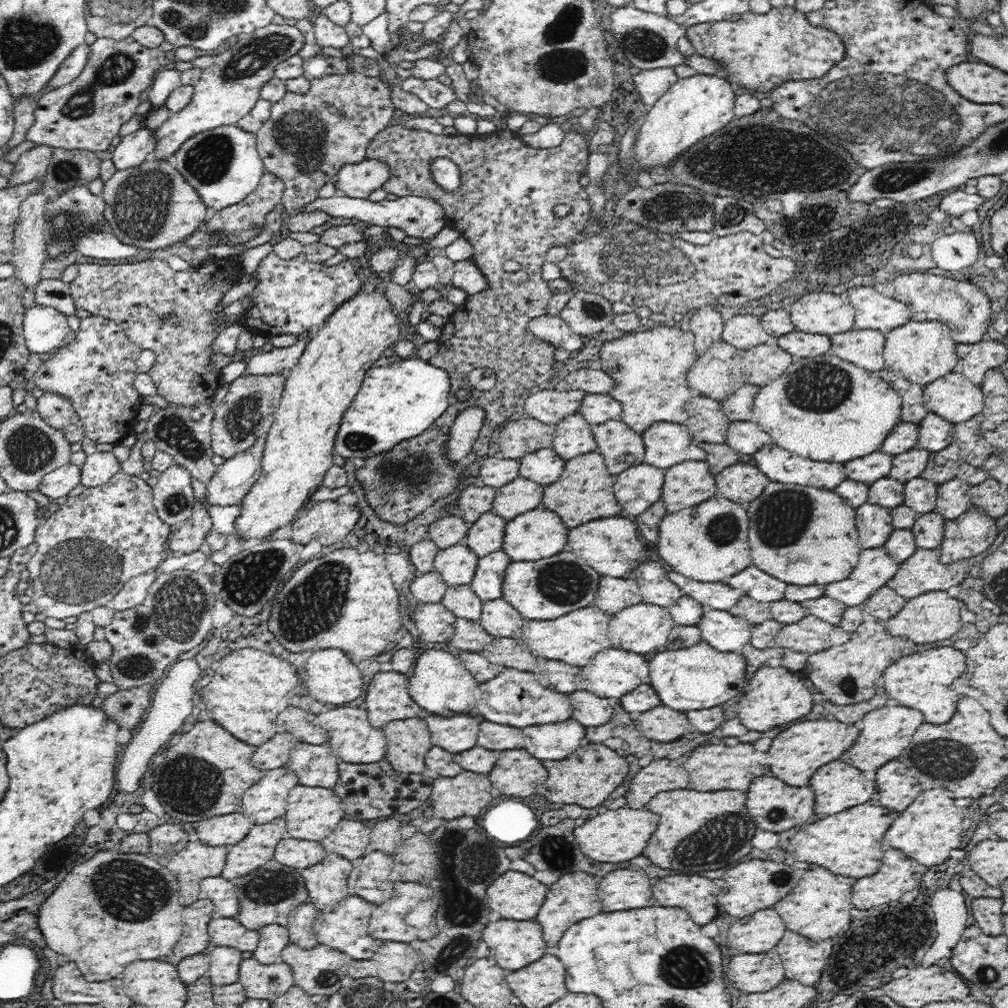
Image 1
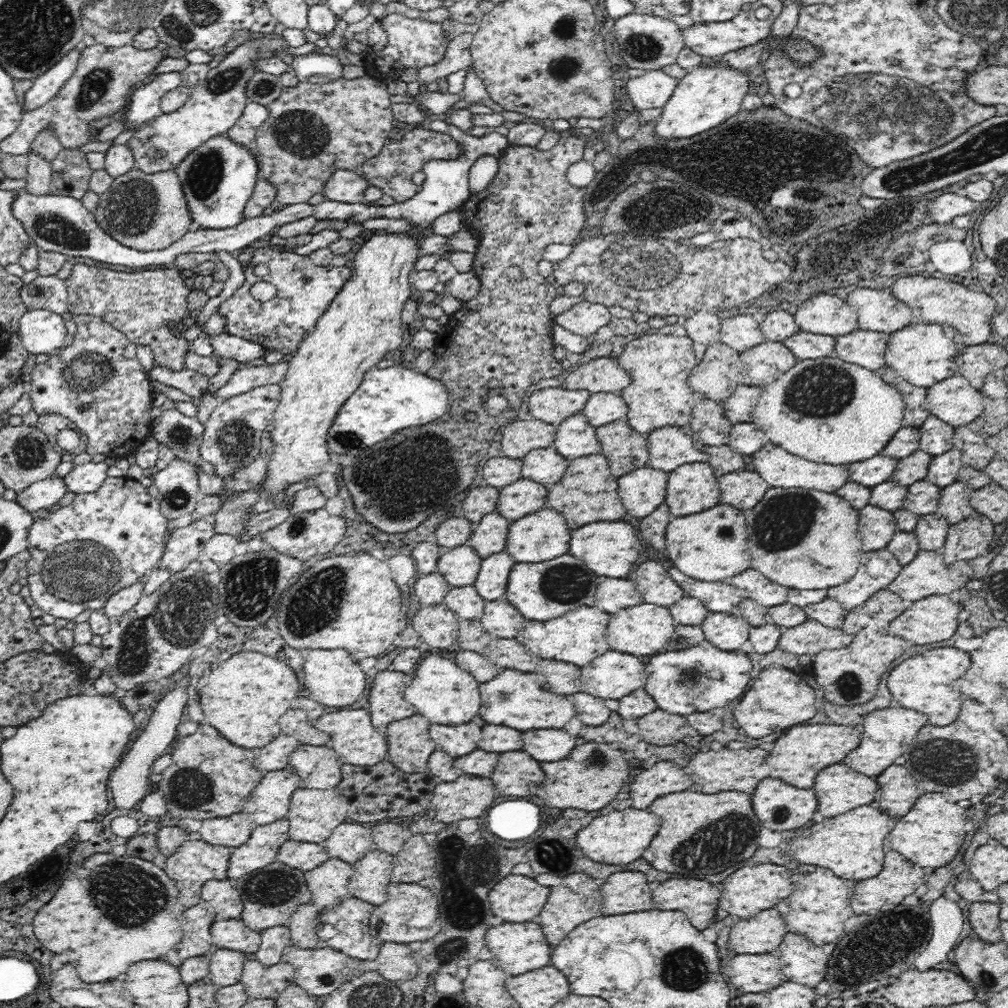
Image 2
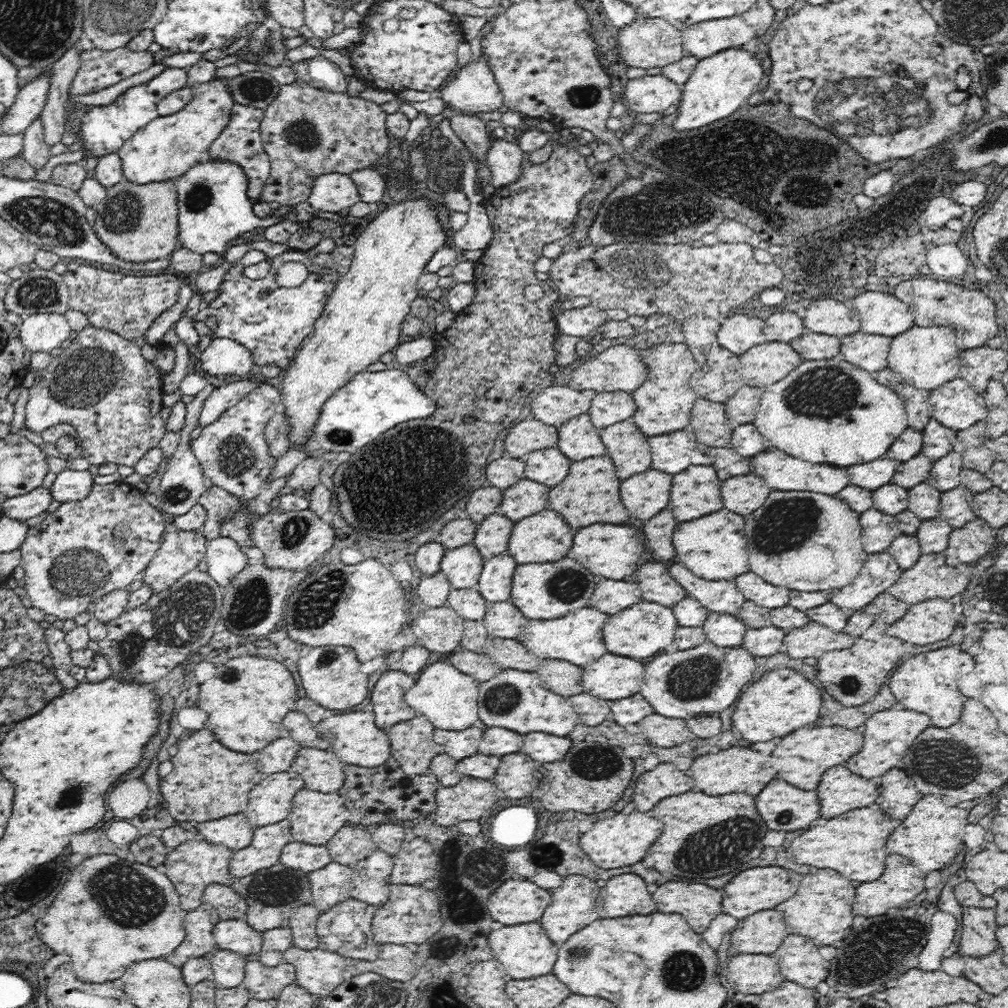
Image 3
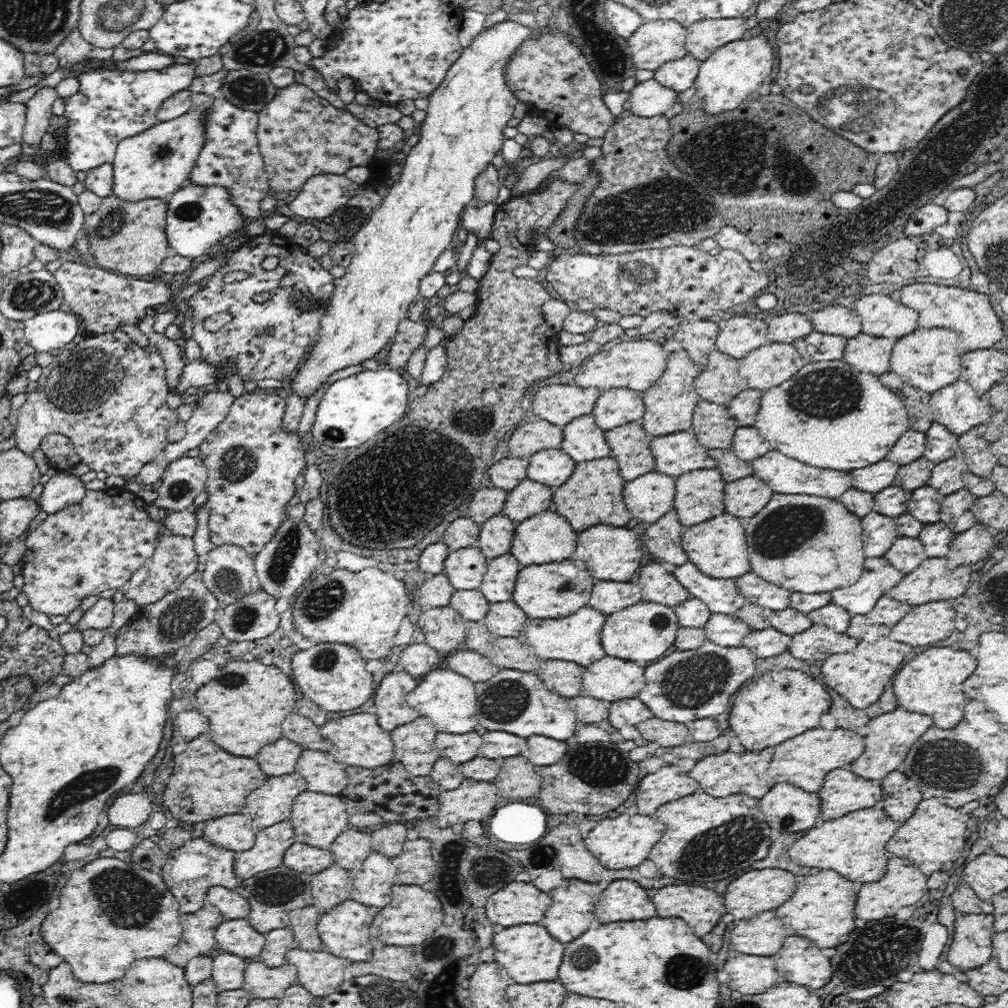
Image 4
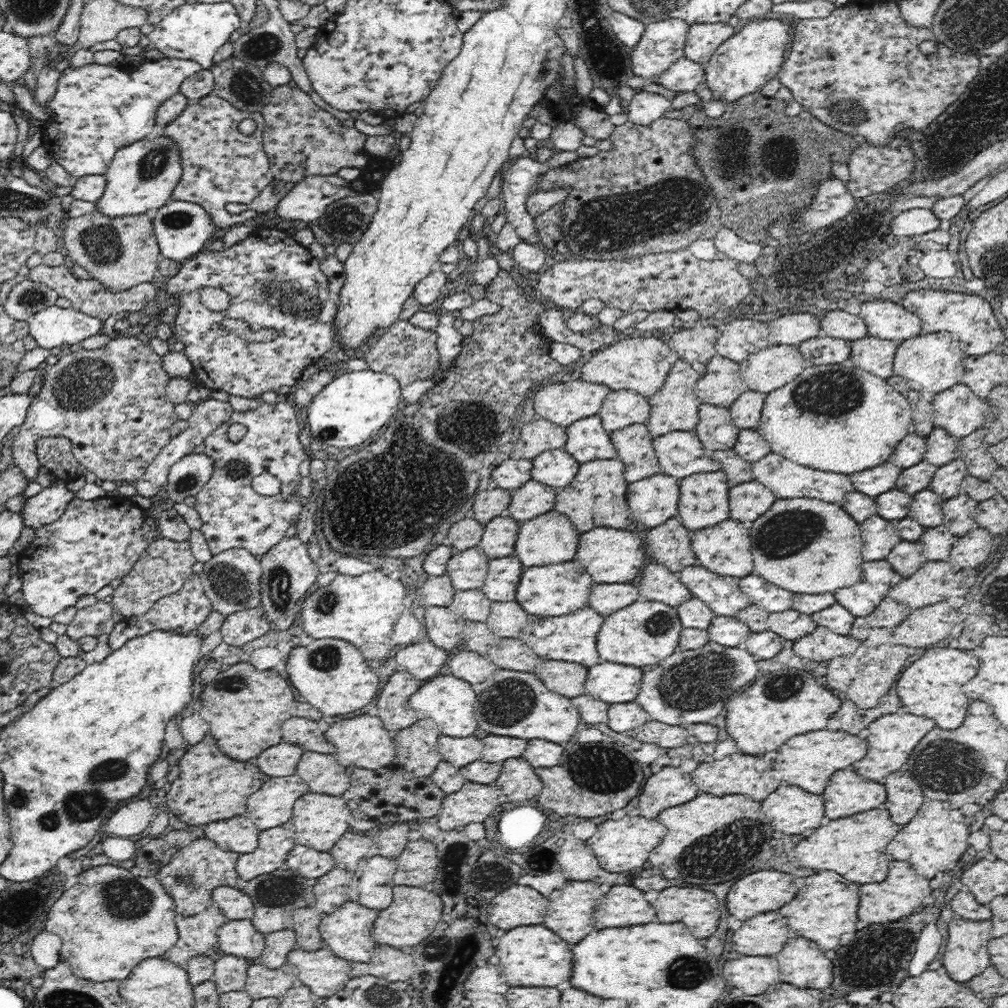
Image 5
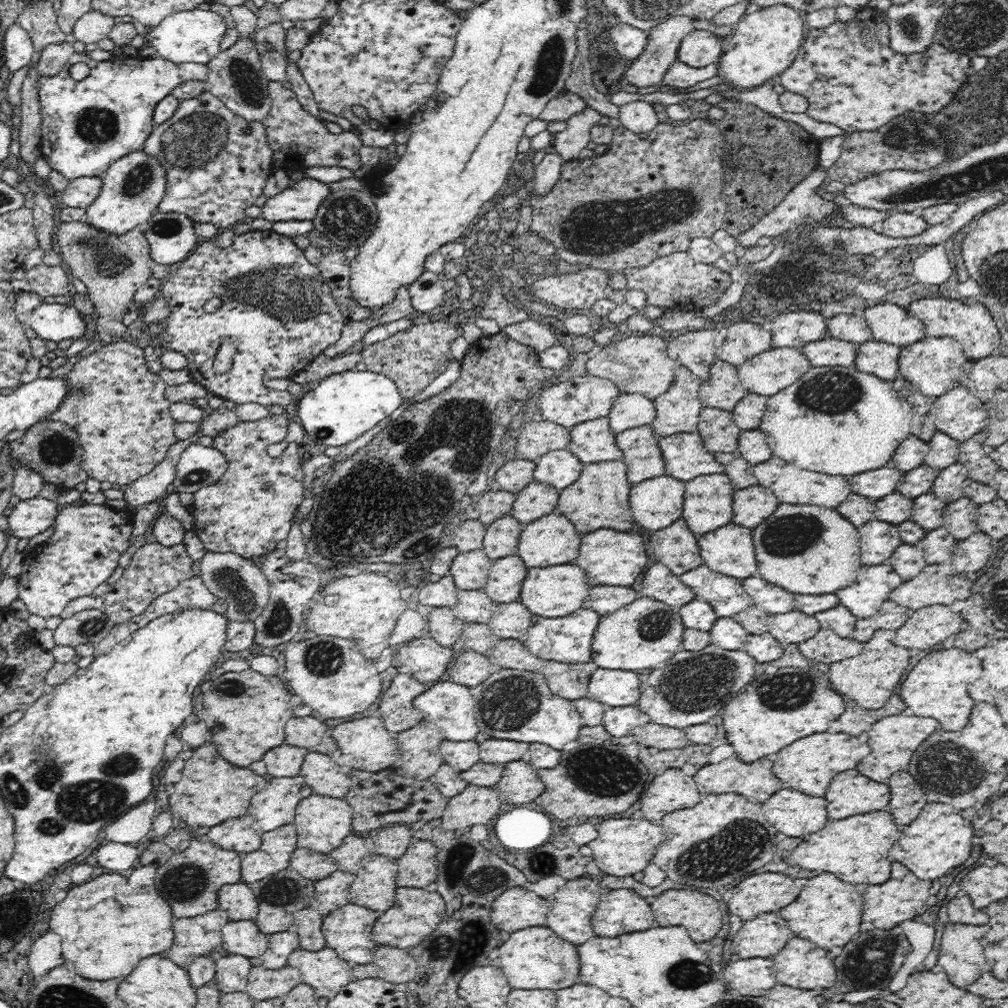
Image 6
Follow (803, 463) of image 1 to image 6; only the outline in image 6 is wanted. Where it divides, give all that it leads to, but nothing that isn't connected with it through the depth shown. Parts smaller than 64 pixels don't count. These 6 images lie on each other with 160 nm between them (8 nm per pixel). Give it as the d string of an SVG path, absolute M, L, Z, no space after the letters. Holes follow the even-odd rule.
M774 456L760 464L753 465L753 471L756 478L760 480L760 484L769 488L782 504L816 505L836 509L852 493L851 484L847 477L830 476L821 472L804 470Z

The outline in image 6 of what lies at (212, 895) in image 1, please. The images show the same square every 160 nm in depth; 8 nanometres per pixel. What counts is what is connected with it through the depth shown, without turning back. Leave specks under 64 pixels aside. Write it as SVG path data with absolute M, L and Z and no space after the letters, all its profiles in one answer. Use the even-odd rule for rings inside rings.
M243 881L220 887L219 908L224 909L231 921L255 920L259 913L259 902L252 889Z

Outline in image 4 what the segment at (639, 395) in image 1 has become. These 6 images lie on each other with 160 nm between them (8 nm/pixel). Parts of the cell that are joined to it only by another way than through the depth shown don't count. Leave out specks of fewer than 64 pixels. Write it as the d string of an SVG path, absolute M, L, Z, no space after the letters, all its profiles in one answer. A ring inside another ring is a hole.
M684 349L669 354L663 376L649 389L641 392L645 413L640 423L647 433L657 437L690 430L696 405L702 400L693 385L699 374L692 357Z

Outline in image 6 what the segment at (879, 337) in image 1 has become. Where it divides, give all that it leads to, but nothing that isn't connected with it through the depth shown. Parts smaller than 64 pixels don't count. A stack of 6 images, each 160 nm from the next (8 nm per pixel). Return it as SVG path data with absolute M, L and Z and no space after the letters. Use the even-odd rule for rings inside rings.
M868 341L857 347L854 367L882 380L893 381L899 373L901 347L882 341Z

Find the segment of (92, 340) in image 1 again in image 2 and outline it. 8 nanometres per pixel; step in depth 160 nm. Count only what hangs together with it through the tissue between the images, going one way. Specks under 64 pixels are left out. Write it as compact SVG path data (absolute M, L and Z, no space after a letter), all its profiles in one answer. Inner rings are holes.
M75 315L77 331L70 346L62 347L59 356L50 354L50 359L34 368L31 377L31 388L28 390L32 409L39 416L58 414L72 421L80 433L86 435L85 452L91 457L104 454L106 457L126 458L152 436L150 411L154 400L149 374L142 369L138 361L136 343L128 340L124 333L103 318L90 315Z

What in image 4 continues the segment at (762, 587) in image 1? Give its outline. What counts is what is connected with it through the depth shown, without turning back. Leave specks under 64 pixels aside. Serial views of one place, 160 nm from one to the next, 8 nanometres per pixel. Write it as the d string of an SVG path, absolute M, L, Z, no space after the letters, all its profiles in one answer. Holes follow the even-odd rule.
M747 572L735 579L738 590L751 601L766 610L779 611L790 607L791 591L778 588L755 572Z

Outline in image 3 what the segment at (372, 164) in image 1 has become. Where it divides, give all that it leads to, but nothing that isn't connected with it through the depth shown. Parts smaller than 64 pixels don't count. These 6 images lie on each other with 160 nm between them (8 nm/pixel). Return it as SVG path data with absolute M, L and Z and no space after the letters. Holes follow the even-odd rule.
M328 173L314 179L306 202L314 211L342 214L352 204L360 202L360 195L350 175Z

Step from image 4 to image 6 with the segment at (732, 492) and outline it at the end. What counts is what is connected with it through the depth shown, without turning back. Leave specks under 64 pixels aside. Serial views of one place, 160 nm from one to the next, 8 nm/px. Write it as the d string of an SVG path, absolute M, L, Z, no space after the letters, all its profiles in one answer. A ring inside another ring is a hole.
M763 486L735 490L733 500L734 522L748 528L756 528L781 503L769 488Z

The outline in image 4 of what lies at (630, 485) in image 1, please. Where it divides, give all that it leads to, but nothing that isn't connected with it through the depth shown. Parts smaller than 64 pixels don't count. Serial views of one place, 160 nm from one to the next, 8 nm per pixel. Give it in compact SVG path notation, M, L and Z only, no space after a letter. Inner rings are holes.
M654 470L624 486L624 502L632 516L644 522L656 522L674 502L675 478Z

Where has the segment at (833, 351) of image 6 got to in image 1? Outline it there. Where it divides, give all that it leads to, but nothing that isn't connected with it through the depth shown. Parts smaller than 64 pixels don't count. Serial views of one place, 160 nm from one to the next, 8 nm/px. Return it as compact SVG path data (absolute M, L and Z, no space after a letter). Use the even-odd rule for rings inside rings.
M798 330L786 333L774 341L796 358L810 358L829 354L831 338Z

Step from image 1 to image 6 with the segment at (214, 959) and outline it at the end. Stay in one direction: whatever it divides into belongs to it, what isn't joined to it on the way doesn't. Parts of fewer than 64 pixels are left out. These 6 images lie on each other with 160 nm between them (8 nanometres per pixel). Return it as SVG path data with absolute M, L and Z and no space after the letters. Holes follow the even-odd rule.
M228 955L215 960L215 983L220 992L246 991L251 968L250 959L242 955Z

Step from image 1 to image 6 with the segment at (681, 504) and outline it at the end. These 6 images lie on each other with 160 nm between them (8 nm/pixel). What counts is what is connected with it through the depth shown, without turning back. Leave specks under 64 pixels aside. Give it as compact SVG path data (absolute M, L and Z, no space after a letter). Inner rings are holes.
M724 472L687 481L682 516L688 528L699 536L730 524L734 491Z

